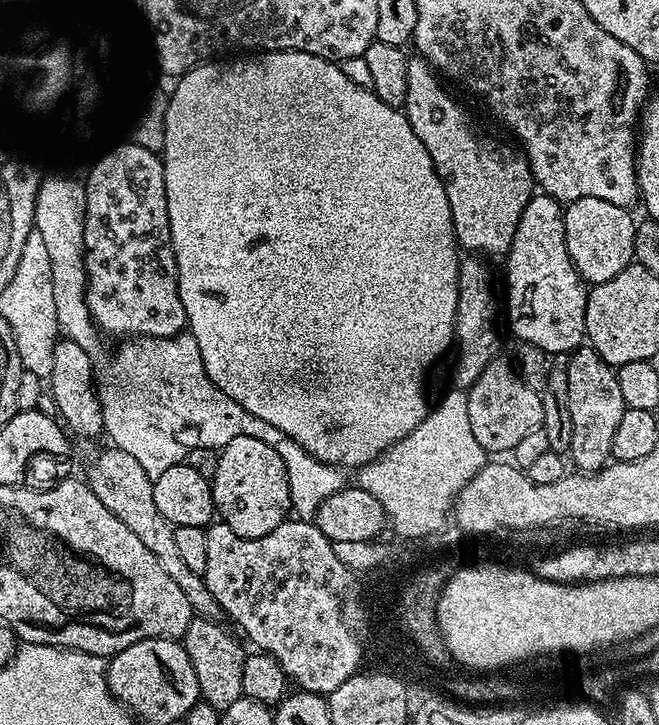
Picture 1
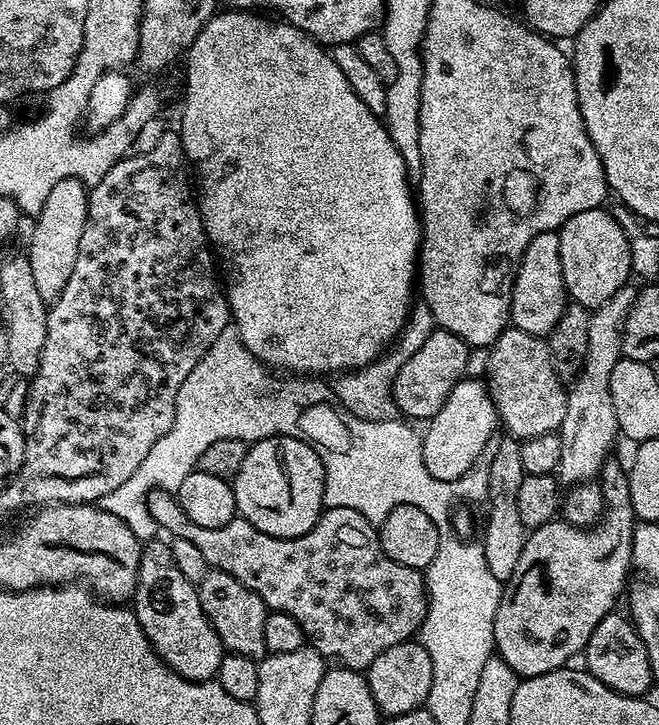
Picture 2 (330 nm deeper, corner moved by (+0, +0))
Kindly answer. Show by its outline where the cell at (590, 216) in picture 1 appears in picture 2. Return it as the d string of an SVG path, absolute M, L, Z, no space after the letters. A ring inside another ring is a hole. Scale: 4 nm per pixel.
M601 206L594 210L582 210L558 229L564 285L571 303L589 310L595 310L614 298L614 294L629 283L628 275L631 277L634 272L629 233L624 233L623 226L606 209Z

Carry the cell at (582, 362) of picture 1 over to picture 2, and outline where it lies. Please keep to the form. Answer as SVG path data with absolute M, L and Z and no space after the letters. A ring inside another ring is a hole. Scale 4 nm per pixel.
M615 459L605 460L600 467L598 483L604 495L604 514L590 528L579 528L563 518L551 520L531 529L525 538L525 546L519 555L514 574L503 585L498 614L494 618L495 655L516 672L517 677L527 678L553 672L565 667L583 653L590 642L590 634L613 611L616 599L623 597L629 583L628 570L632 562L632 532L637 521L632 514L628 473L619 468Z

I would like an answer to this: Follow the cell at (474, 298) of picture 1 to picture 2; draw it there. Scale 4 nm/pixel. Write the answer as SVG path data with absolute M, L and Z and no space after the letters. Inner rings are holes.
M433 330L426 342L415 345L409 352L412 353L401 363L392 383L392 403L401 417L412 422L429 422L445 405L455 384L468 372L470 348L454 334Z

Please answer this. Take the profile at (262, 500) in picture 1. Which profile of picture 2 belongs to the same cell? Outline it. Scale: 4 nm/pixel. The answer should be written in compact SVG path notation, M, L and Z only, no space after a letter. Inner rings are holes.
M271 436L257 440L247 449L242 466L230 480L239 519L250 522L262 534L278 538L295 538L306 534L324 511L324 463L309 444L289 436Z

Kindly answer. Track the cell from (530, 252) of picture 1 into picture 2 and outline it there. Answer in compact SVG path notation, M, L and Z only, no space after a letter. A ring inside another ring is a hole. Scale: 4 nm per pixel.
M559 231L538 234L538 238L526 246L526 254L512 287L511 323L526 334L546 338L554 326L558 326L558 318L562 318L564 307L569 303L570 297L562 278Z

